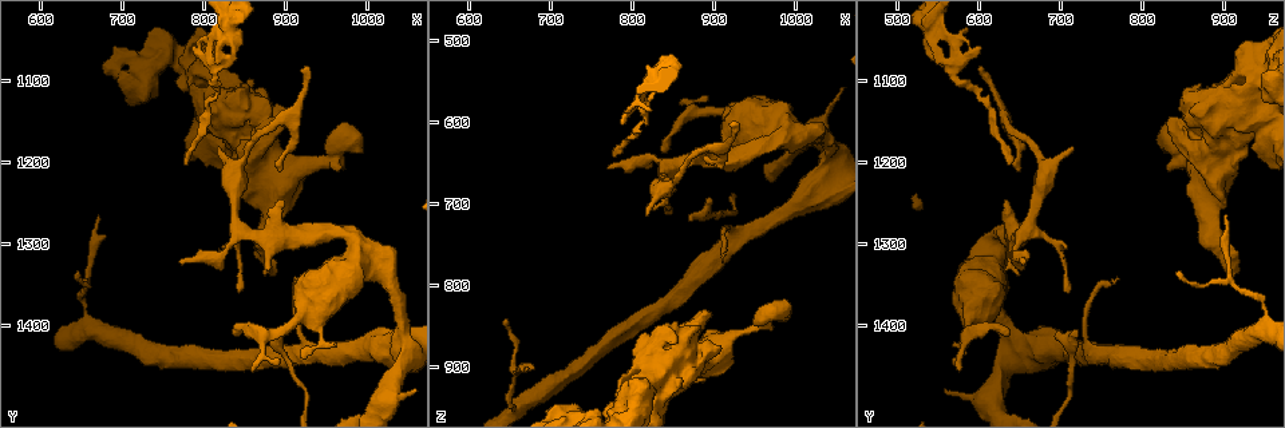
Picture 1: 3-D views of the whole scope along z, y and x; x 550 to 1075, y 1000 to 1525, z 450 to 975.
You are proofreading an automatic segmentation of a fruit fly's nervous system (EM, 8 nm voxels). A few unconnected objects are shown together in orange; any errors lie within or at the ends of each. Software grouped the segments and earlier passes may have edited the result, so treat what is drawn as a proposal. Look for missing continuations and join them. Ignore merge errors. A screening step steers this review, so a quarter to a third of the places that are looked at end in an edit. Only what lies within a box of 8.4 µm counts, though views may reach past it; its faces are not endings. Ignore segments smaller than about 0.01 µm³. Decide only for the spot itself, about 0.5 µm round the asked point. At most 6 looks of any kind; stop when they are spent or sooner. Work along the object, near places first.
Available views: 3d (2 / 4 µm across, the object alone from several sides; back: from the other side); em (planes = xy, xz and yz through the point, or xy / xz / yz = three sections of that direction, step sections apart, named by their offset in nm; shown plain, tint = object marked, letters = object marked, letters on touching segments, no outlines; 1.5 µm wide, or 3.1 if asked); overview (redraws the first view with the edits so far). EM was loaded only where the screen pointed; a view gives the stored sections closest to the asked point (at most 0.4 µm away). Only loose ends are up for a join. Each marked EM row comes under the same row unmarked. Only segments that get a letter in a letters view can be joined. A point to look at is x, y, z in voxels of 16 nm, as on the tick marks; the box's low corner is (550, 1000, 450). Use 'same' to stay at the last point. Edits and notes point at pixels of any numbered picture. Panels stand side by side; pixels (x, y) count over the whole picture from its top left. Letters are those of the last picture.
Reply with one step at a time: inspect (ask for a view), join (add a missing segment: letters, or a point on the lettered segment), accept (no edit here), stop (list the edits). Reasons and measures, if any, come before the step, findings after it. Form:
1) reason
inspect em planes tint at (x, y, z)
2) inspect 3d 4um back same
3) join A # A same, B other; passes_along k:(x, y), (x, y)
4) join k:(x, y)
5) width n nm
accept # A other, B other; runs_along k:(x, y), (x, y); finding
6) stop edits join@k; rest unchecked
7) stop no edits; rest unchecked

tapers out
inspect 3d 4um at (780, 1205, 640)

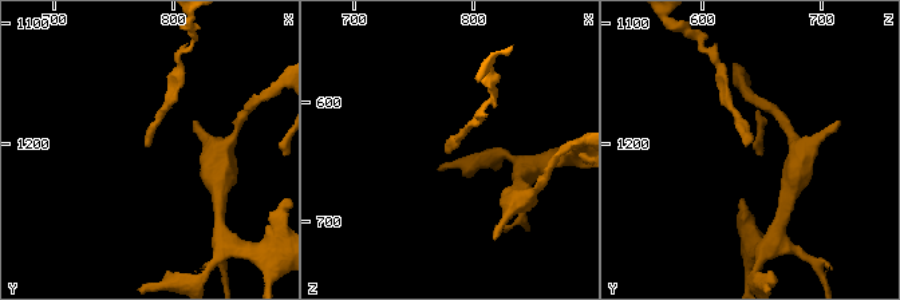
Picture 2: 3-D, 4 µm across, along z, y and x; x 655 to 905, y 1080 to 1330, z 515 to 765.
shape alone is not enough
inspect em planes letters at (774, 1202, 636)

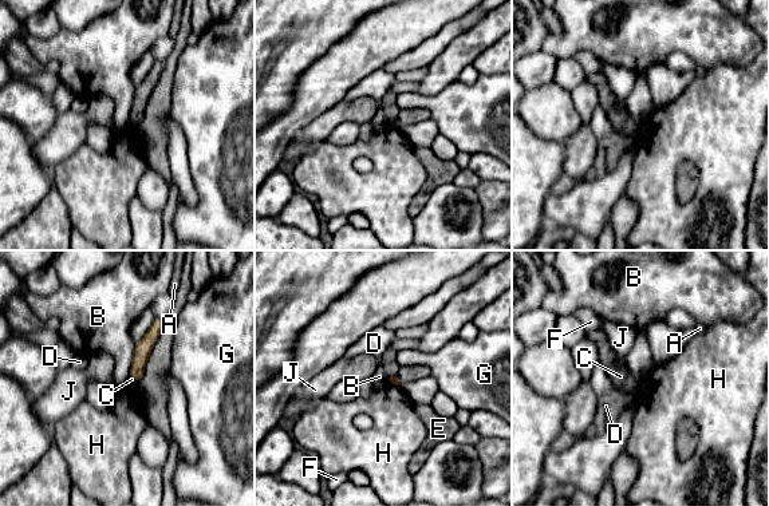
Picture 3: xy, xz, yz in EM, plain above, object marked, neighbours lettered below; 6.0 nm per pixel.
accept # A other, B other, C other, D other, E other, F other, G other, H other, J other; runs_along 3:(160, 321), (141, 351), (135, 376); none of them fits

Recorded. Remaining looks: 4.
stops while still wide
inspect 3d 2um at (870, 1185, 850)

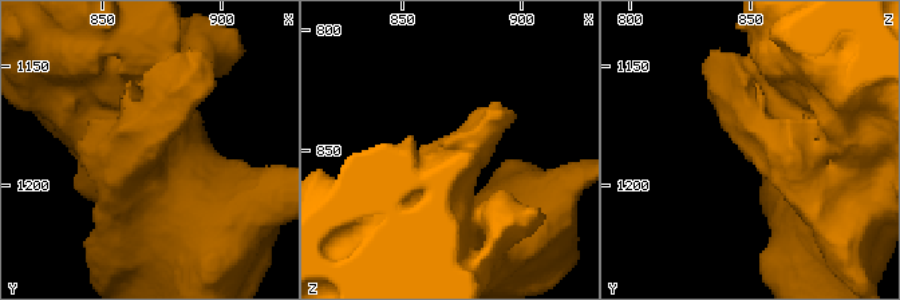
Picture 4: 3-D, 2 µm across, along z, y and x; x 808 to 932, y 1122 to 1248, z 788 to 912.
inspect em planes letters at (872, 1187, 847)

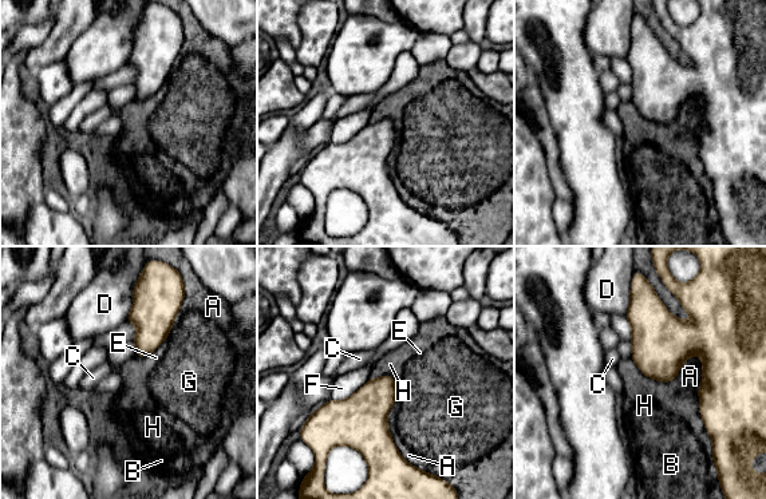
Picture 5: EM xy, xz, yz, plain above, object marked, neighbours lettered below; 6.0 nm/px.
accept # A other, B other, C other, D other, E other, F other, G other, H other; border 5:(393, 375), (380, 375), (371, 379); none of them fits

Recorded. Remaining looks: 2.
an open end
inspect em yz step 8 tint at (815, 1055, 930)

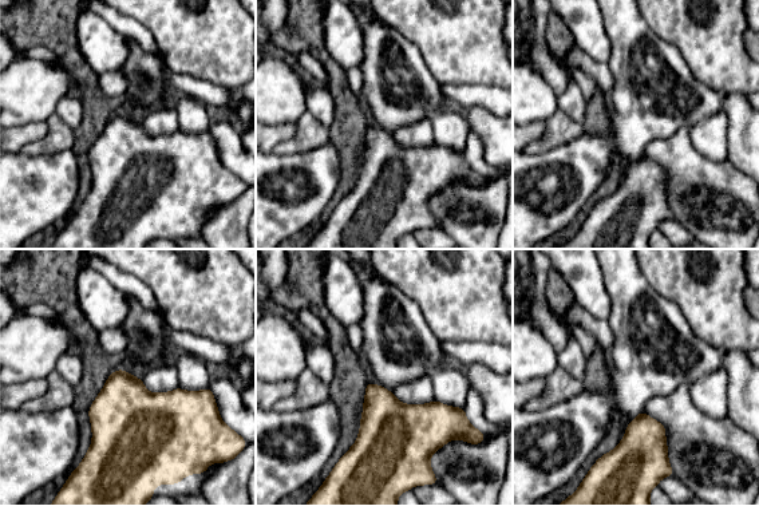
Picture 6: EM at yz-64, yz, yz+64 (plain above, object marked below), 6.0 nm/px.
what lies round it
inspect em yz step 8 letters same

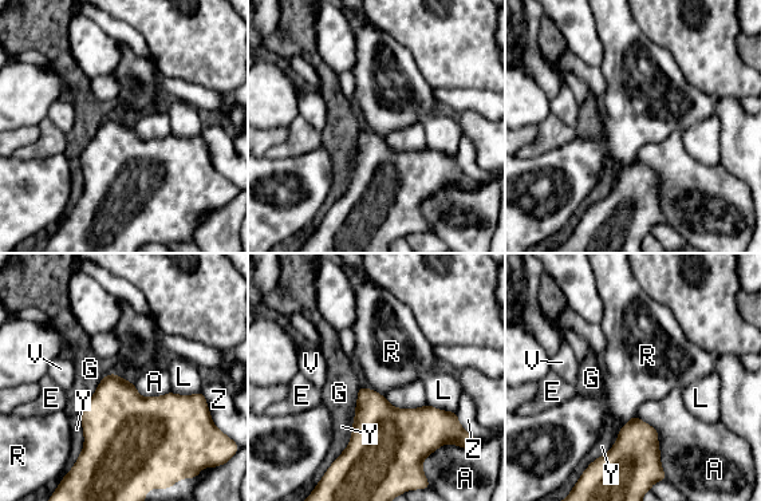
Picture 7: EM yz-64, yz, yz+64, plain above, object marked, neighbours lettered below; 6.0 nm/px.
accept # A other, E other, G other, L other, R other, V other, Y other, Z other; border 7:(635, 414), (619, 430), (611, 446); no lettered segment goes on from it

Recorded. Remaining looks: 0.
stop no edits; rest unchecked

